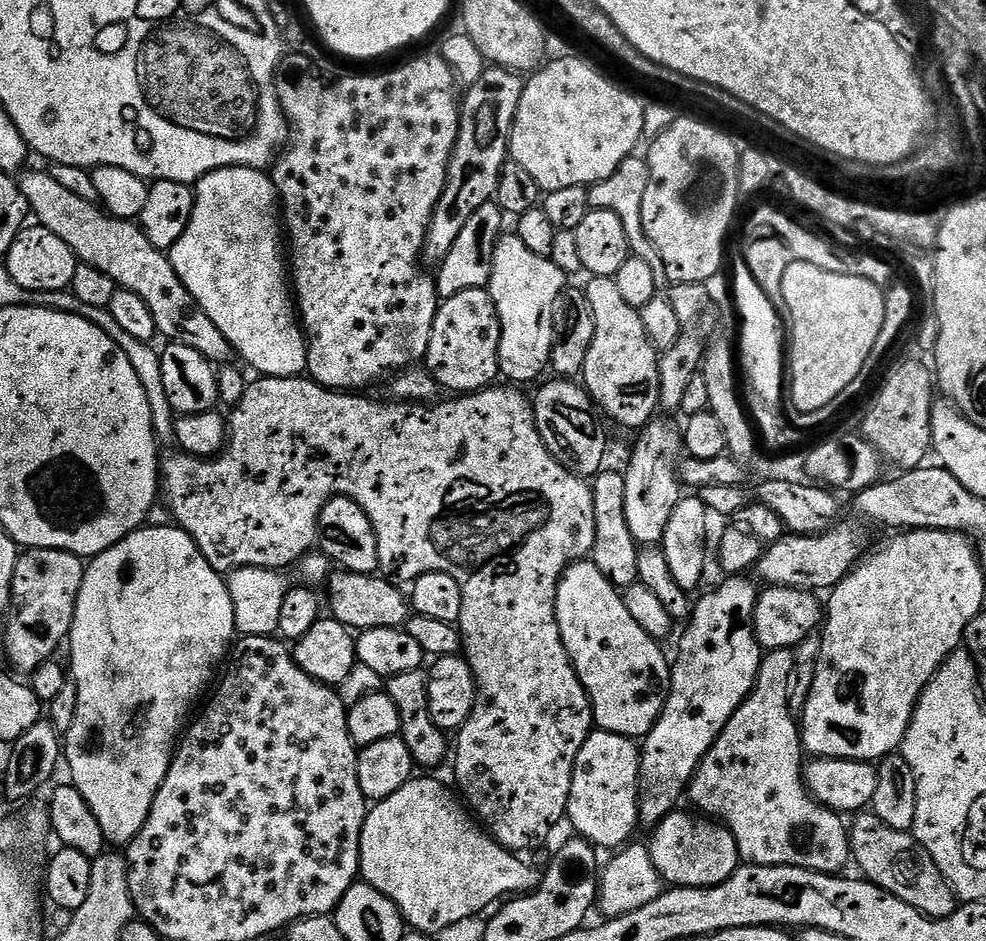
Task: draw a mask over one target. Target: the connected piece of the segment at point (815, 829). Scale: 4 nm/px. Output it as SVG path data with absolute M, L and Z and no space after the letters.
M778 648L761 659L760 673L752 693L726 722L714 746L702 758L698 770L692 775L687 799L697 804L705 817L715 818L731 829L736 839L741 861L770 866L808 868L812 872L840 874L850 864L850 832L841 813L824 807L804 782L806 756L802 751L802 732L794 710L790 706L792 676L796 672L795 651Z

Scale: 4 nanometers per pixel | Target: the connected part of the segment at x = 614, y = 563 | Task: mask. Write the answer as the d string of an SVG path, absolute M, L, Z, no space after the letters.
M604 470L591 481L594 494L594 510L596 511L596 541L590 557L592 564L606 574L606 578L614 587L626 590L638 581L638 554L634 534L630 534L630 526L626 522L626 482L623 471L608 472Z

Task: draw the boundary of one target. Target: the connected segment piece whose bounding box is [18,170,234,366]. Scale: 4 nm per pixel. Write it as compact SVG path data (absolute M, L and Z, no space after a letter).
M48 170L25 171L18 183L34 220L36 216L35 223L50 230L50 234L58 234L58 238L62 238L62 242L74 250L79 263L94 266L102 270L102 274L110 274L117 289L125 288L138 294L138 298L150 306L157 333L161 337L165 336L165 341L198 350L198 354L202 354L202 358L209 360L213 366L227 365L231 361L228 359L233 359L234 353L226 334L222 334L222 330L210 322L194 294L190 294L182 278L178 278L171 259L161 249L153 246L139 223L110 216L93 201L78 198L78 194L54 182Z

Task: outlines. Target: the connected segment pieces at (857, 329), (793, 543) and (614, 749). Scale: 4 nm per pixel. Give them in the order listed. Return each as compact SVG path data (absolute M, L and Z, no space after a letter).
M794 262L793 265L787 267L782 277L782 296L786 300L787 309L792 315L790 331L792 331L792 344L790 340L790 404L795 411L813 412L814 410L822 410L822 406L833 406L837 403L836 399L855 382L860 376L860 371L872 360L872 351L874 350L874 342L878 342L878 334L882 334L882 322L886 314L886 306L884 305L883 287L878 285L864 274L855 274L856 276L848 276L847 271L831 272L830 270L822 270L818 266L810 266L810 262Z
M833 526L827 532L820 535L795 535L785 534L781 540L775 540L773 544L767 545L764 553L760 556L754 569L755 575L760 575L765 585L773 588L800 588L803 592L812 592L816 588L831 590L835 588L836 583L847 576L852 571L854 565L861 559L860 536L852 528L840 528Z
M603 730L589 732L582 750L578 750L570 782L566 820L576 827L577 837L589 840L597 849L620 850L635 837L632 835L640 824L640 754L641 749L635 739Z

